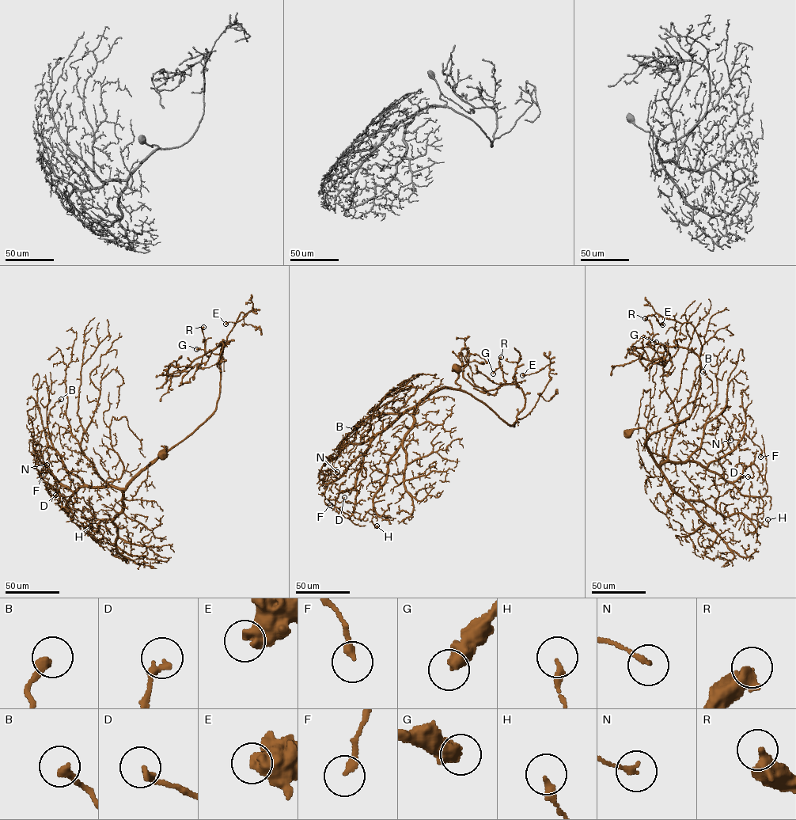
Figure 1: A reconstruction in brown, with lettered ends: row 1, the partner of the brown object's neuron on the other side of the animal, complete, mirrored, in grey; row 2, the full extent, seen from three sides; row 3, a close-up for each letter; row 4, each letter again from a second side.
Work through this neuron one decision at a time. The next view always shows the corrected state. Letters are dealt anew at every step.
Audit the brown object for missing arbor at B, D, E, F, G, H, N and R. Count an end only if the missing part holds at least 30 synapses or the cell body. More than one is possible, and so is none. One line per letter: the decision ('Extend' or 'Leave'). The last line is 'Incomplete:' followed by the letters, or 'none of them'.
B: Leave
D: Leave
E: Leave
F: Leave
G: Leave
H: Leave
N: Leave
R: Leave
Incomplete: none of them

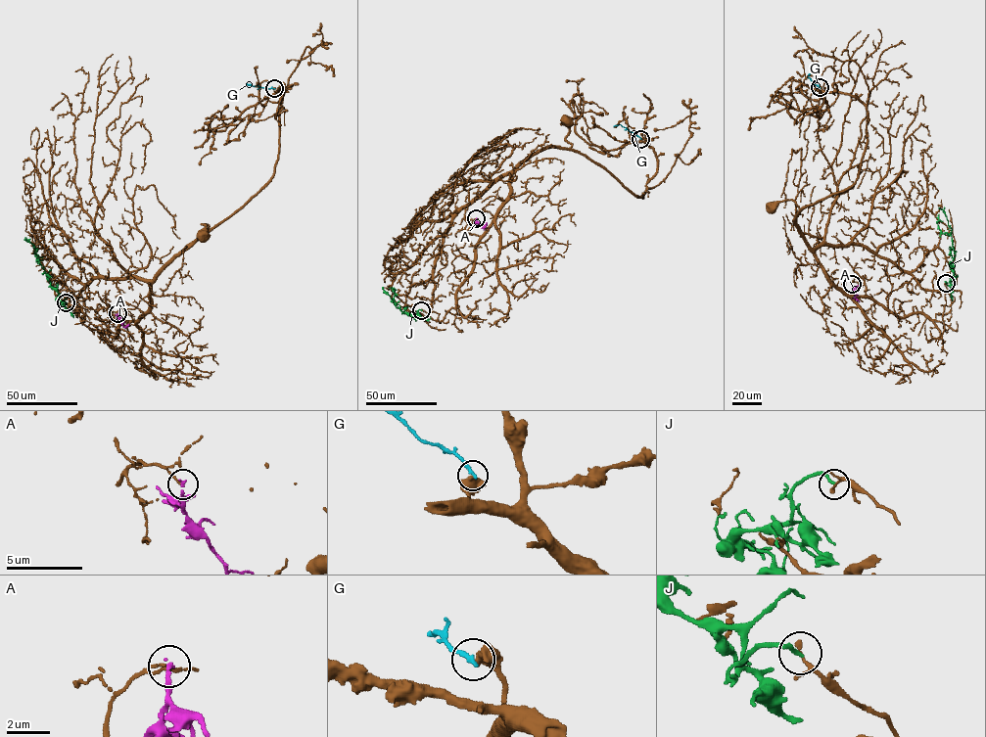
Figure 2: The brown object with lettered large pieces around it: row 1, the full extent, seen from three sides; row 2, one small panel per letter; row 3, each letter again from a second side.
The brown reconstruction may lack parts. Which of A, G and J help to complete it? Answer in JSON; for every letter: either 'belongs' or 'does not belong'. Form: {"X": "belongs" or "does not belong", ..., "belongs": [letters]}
{"A": "does not belong", "G": "does not belong", "J": "does not belong", "belongs": []}

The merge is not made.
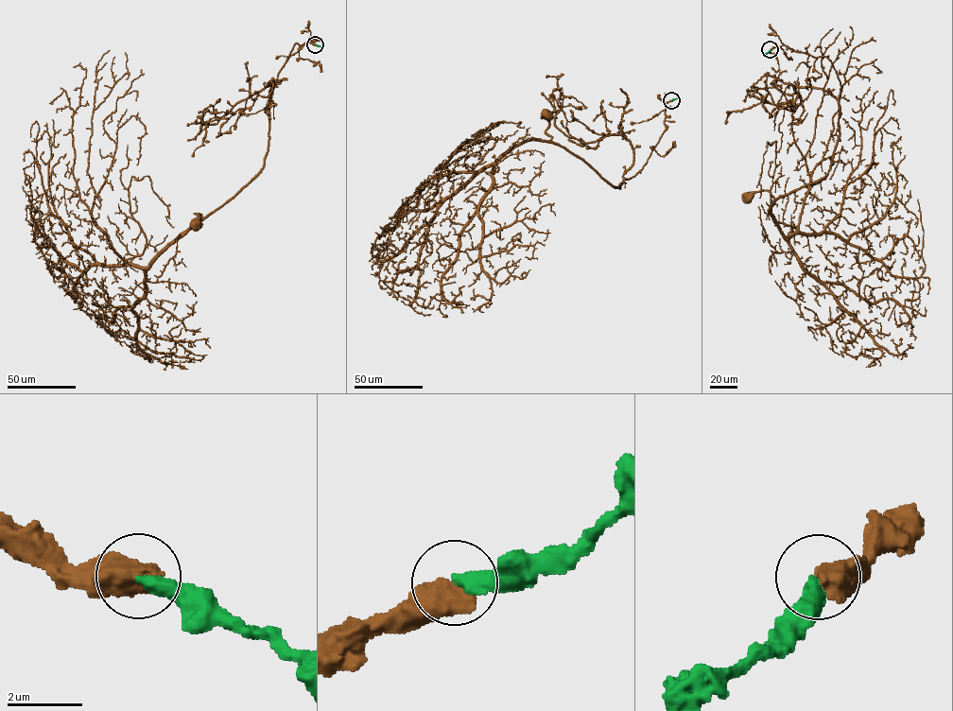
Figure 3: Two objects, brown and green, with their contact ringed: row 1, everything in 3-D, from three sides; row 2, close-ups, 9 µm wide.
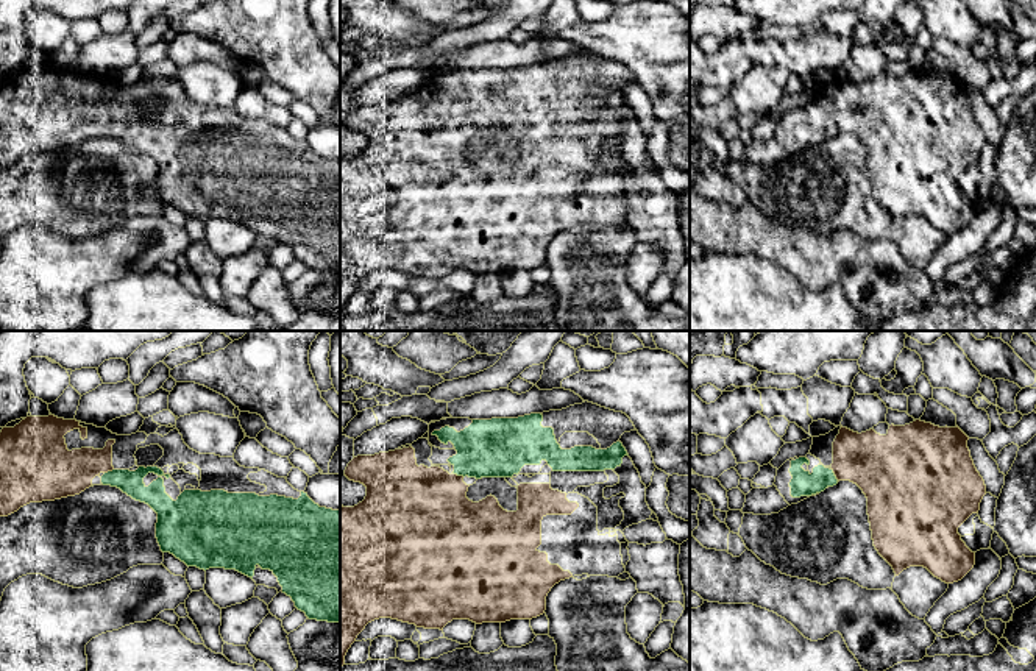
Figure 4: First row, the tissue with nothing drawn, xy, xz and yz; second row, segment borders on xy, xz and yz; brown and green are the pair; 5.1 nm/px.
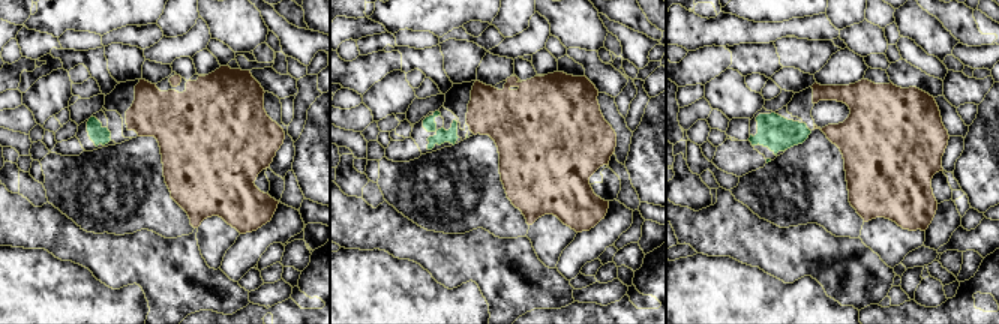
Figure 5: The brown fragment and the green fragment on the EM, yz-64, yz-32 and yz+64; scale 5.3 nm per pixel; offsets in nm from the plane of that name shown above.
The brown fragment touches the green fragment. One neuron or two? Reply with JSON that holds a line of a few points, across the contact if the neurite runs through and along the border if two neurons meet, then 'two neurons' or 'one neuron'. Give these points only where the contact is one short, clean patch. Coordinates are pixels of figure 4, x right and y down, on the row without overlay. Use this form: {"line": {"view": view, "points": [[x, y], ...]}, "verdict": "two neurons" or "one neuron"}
{"line": {"view": "yz", "points": [[882, 116], [846, 116], [835, 125], [812, 134], [802, 134]]}, "verdict": "one neuron"}

